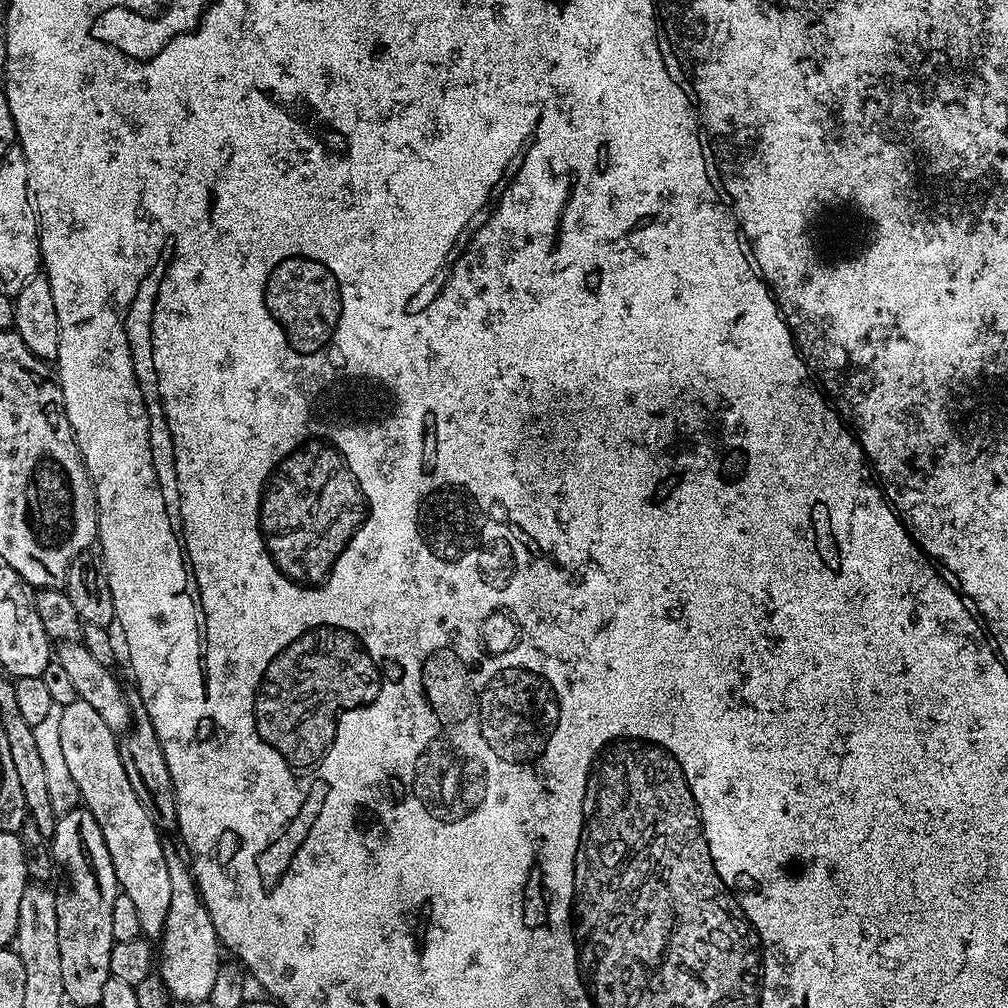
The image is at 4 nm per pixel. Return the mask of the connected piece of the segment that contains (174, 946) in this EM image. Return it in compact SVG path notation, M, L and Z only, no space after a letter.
M170 842L164 844L166 866L170 870L170 914L166 918L164 934L158 941L158 956L159 952L161 956L158 975L164 981L173 1001L189 1000L190 1003L196 1004L199 1000L207 1001L210 990L214 990L214 978L218 978L218 970L222 963L220 957L222 945L216 937L214 922L210 922L210 914L206 910L204 899L200 897L200 889L196 887L189 861L185 859L177 845L176 848Z

